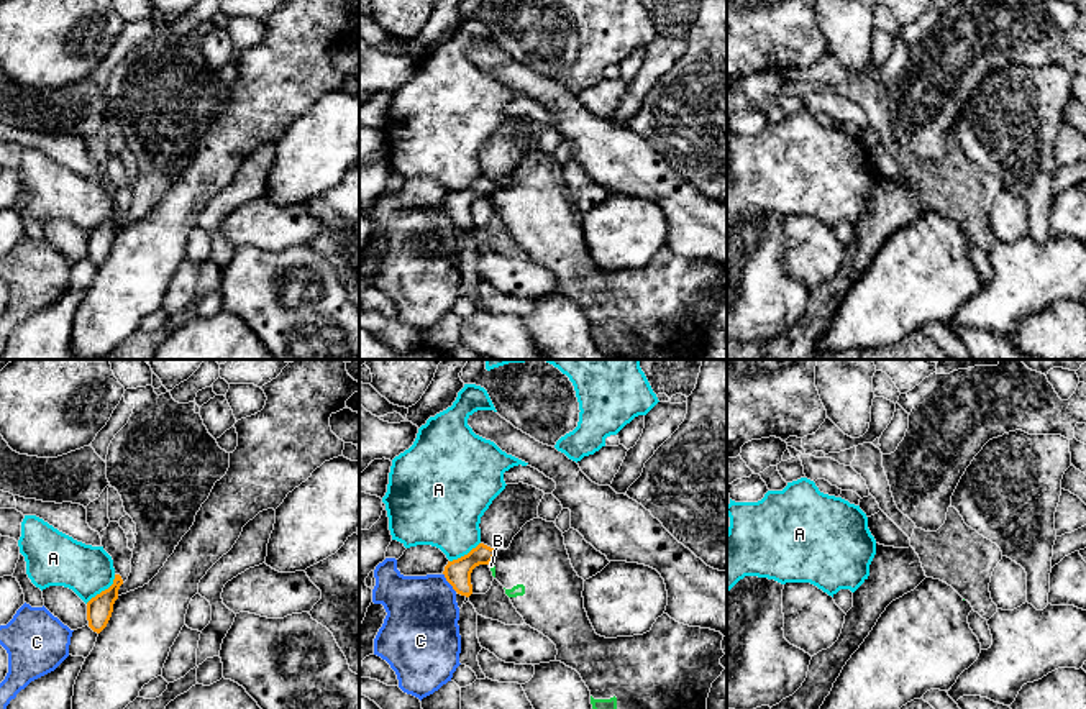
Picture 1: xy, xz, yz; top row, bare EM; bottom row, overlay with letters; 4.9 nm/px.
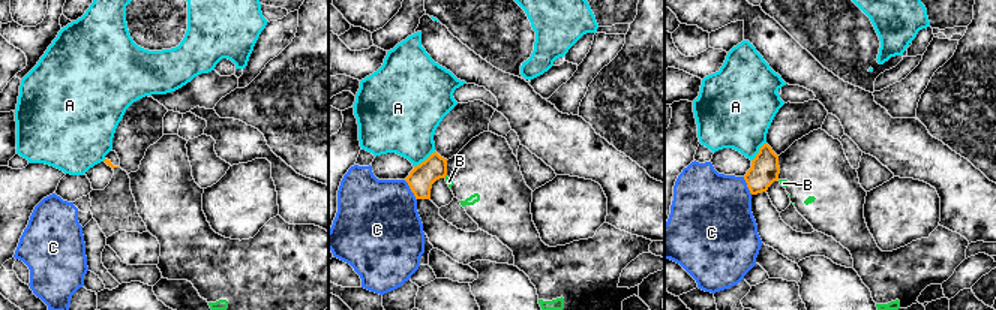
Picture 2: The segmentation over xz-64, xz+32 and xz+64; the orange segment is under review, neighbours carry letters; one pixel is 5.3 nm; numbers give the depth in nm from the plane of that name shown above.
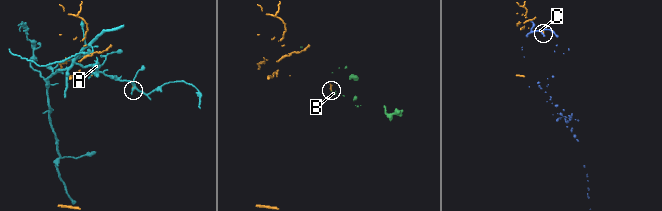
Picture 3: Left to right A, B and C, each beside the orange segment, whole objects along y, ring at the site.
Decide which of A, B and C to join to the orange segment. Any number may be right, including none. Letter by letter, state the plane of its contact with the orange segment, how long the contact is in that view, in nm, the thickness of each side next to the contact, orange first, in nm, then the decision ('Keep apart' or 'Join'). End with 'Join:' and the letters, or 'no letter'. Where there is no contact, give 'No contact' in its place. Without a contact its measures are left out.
A: Touches orange in xy. Shared border 200 nm. Thickness 130 nm (orange) against 240 nm. Keep apart
B: Touches orange in xz. Shared border 40 nm. Thickness 130 nm (orange) against 30 nm. Keep apart
C: Touches orange in xz. Shared border 120 nm. Thickness 130 nm (orange) against 360 nm. Keep apart
Join: no letter

